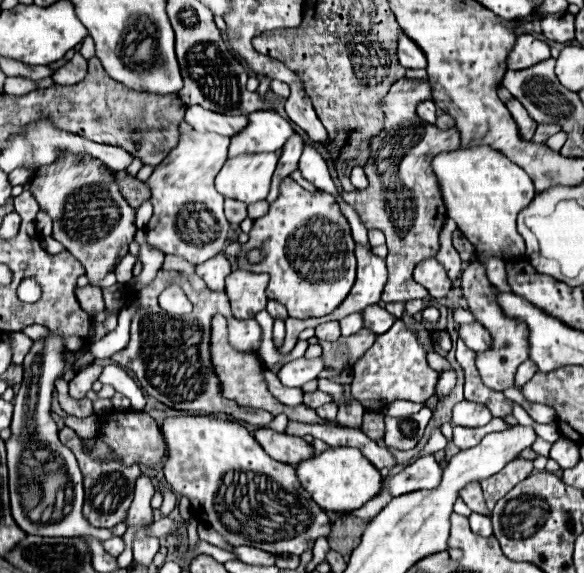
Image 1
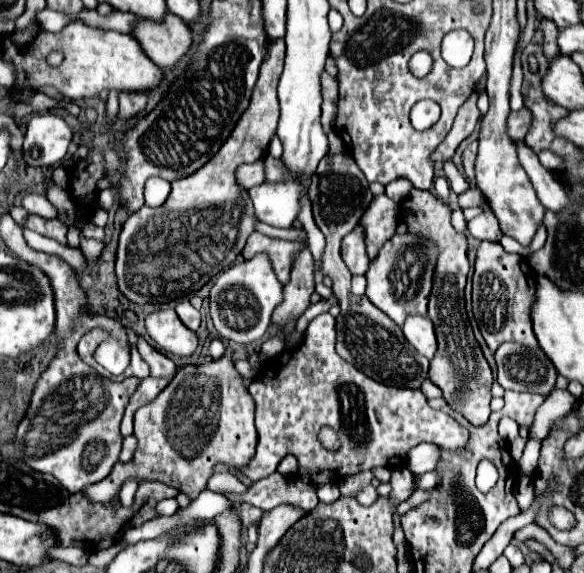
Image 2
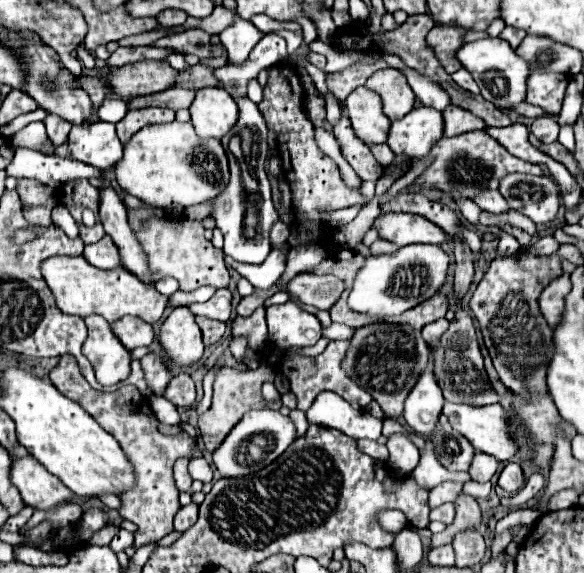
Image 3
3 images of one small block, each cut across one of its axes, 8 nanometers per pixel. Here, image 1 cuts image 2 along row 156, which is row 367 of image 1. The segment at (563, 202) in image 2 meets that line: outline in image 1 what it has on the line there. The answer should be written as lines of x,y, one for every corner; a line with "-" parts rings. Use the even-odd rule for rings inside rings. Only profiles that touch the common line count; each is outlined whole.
526,360
518,366
518,372
516,372
516,386
522,388
534,374
538,372
538,366
532,362
532,360

